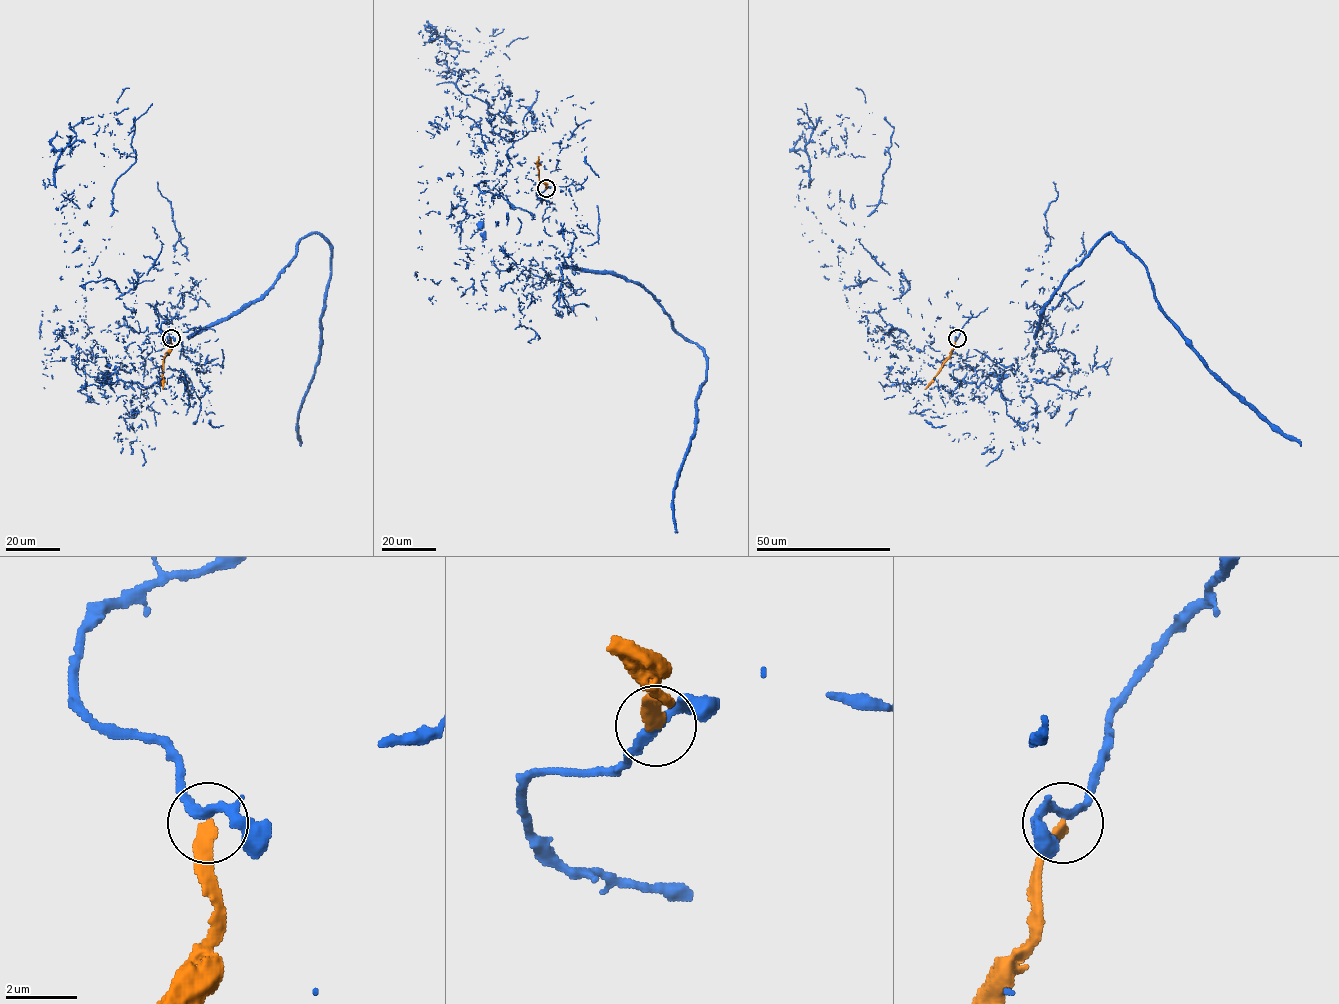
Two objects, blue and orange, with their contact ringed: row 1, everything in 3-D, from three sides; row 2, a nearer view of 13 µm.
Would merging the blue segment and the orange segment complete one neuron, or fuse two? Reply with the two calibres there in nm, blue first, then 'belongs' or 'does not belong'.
240/320 nm | does not belong

